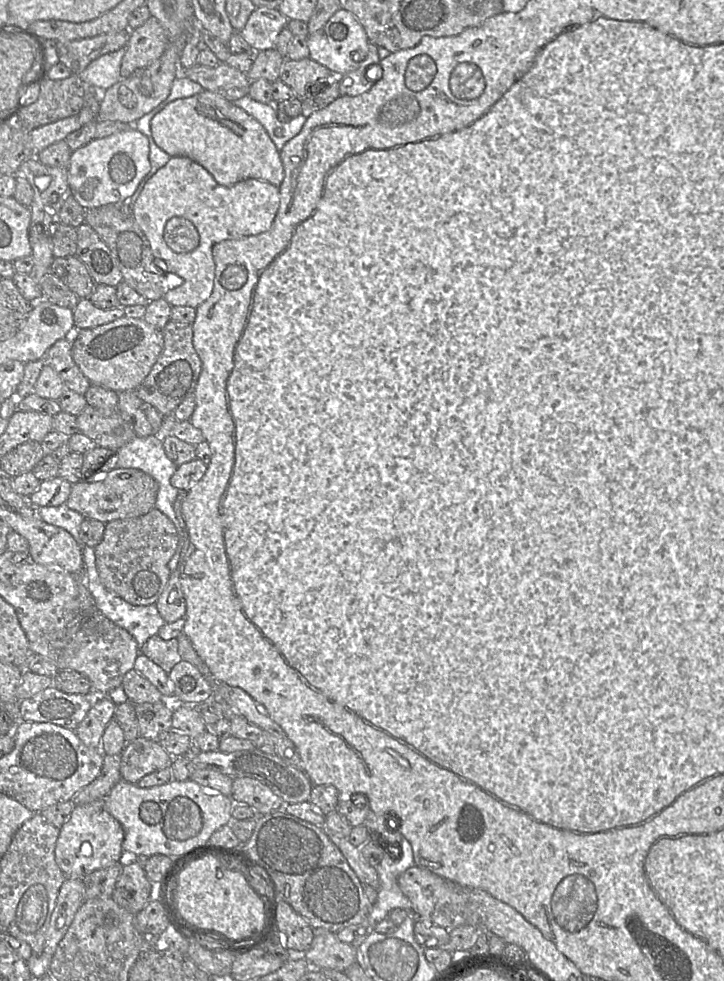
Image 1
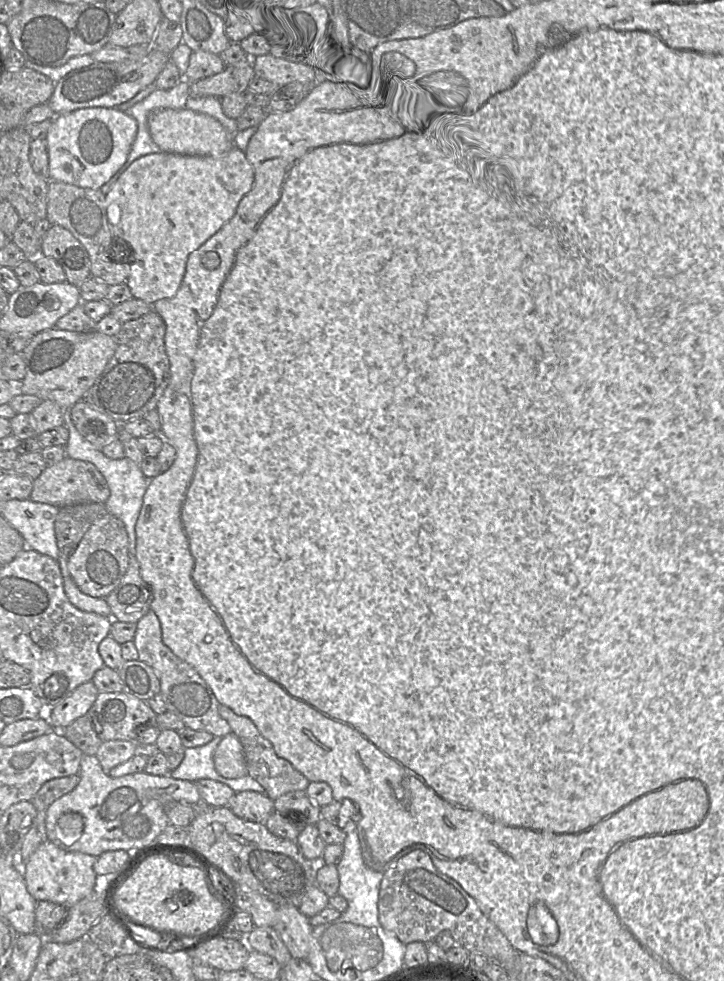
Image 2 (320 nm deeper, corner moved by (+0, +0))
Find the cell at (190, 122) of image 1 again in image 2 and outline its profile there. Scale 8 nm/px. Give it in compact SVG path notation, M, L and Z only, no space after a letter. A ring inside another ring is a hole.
M156 109L148 116L152 140L162 152L189 156L221 156L234 146L233 136L214 117L184 109Z

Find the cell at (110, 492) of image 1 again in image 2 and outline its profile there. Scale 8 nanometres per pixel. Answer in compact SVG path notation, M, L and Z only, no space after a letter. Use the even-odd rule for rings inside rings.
M66 457L56 464L47 466L40 476L33 480L29 500L61 508L82 503L105 503L109 496L107 481L95 465Z

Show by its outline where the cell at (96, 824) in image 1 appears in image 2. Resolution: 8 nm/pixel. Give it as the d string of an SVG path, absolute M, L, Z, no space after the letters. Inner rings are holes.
M45 840L22 869L27 891L37 902L48 901L69 909L92 893L97 876L93 868L96 859L97 857L85 853L66 851Z

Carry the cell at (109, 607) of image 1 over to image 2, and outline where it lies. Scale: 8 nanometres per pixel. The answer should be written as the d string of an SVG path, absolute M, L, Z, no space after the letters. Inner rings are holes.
M60 555L58 562L63 577L64 590L69 601L82 611L112 617L112 611L104 598L91 597L79 590L67 569L68 558Z

